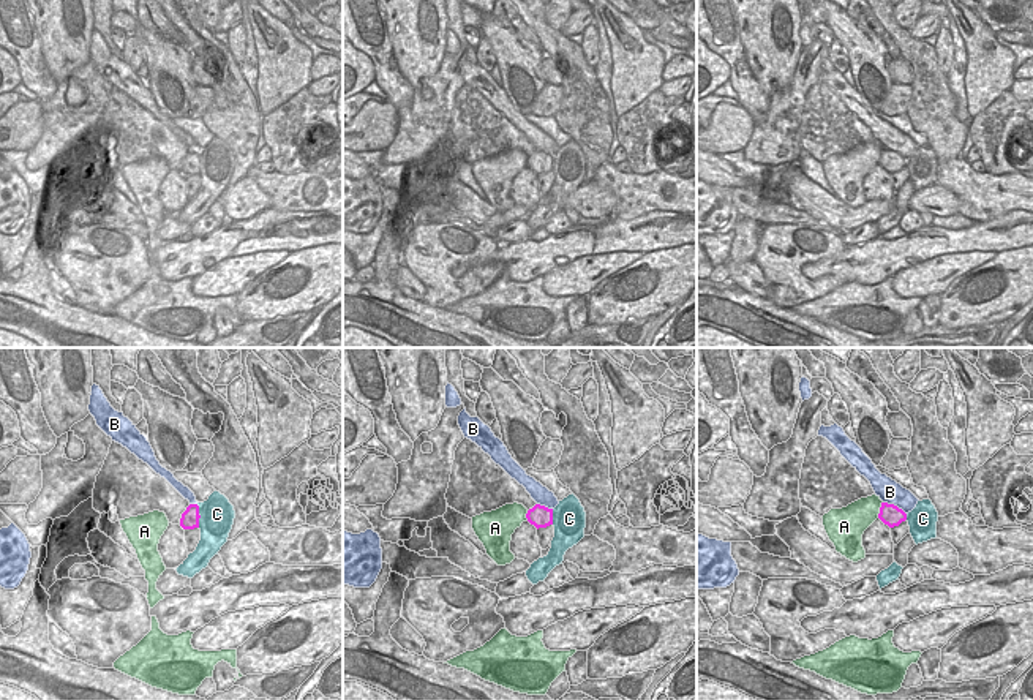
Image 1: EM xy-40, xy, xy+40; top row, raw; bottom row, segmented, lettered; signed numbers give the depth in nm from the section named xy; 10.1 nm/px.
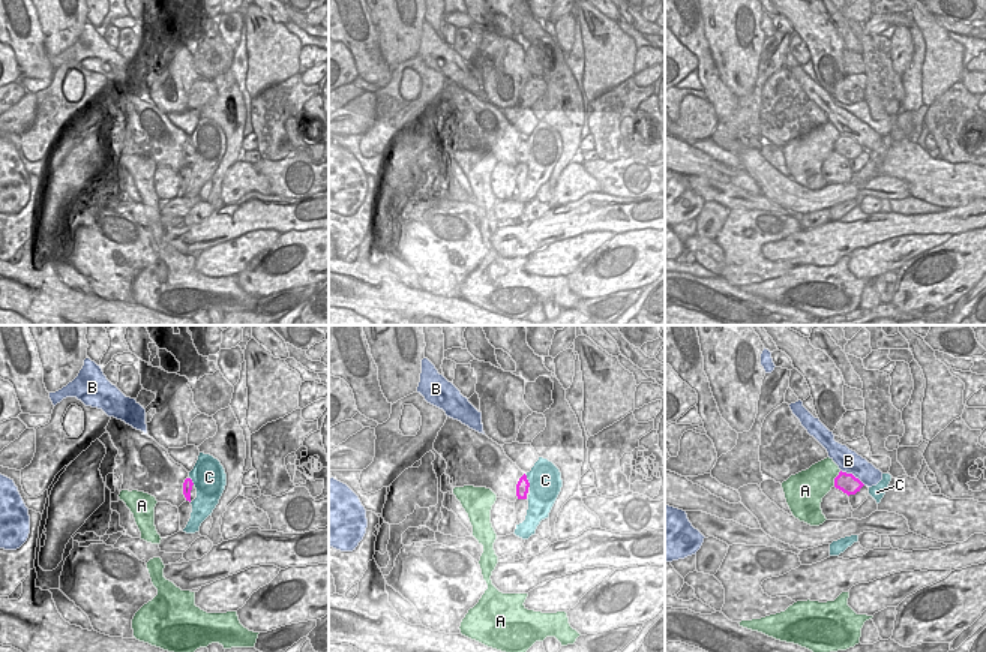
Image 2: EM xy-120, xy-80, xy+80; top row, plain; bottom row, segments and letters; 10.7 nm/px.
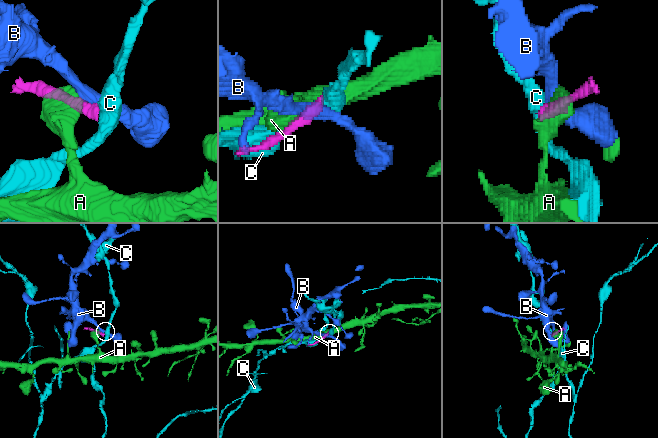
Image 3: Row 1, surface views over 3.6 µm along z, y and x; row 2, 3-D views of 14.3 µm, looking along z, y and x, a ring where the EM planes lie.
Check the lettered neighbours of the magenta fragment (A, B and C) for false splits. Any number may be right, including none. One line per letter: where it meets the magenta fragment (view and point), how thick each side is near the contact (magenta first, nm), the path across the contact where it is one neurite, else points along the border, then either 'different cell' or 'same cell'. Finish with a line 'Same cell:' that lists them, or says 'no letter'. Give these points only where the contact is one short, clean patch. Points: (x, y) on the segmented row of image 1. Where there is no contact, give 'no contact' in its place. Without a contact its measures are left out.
A: contact xy+40 (880, 509); calibres 220 and 300 nm; different cell
B: contact xy+40 (893, 504); calibres 220 and 240 nm; border xy+40 (883, 501), (896, 504), (905, 514); different cell
C: contact xy-40 (199, 515); calibres 190 and 360 nm; border xy-40 (196, 504), (199, 526); different cell
Same cell: no letter

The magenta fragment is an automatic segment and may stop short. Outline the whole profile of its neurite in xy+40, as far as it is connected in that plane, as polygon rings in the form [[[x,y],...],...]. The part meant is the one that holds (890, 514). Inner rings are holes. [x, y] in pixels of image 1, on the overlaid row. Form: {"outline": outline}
{"outline": [[[881,502],[878,518],[889,528],[894,528],[907,520],[907,514],[894,504]]]}

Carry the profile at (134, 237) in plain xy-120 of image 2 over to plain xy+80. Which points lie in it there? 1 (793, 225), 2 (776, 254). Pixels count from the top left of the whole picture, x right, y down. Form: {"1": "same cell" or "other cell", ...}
{"1": "same cell", "2": "other cell"}

